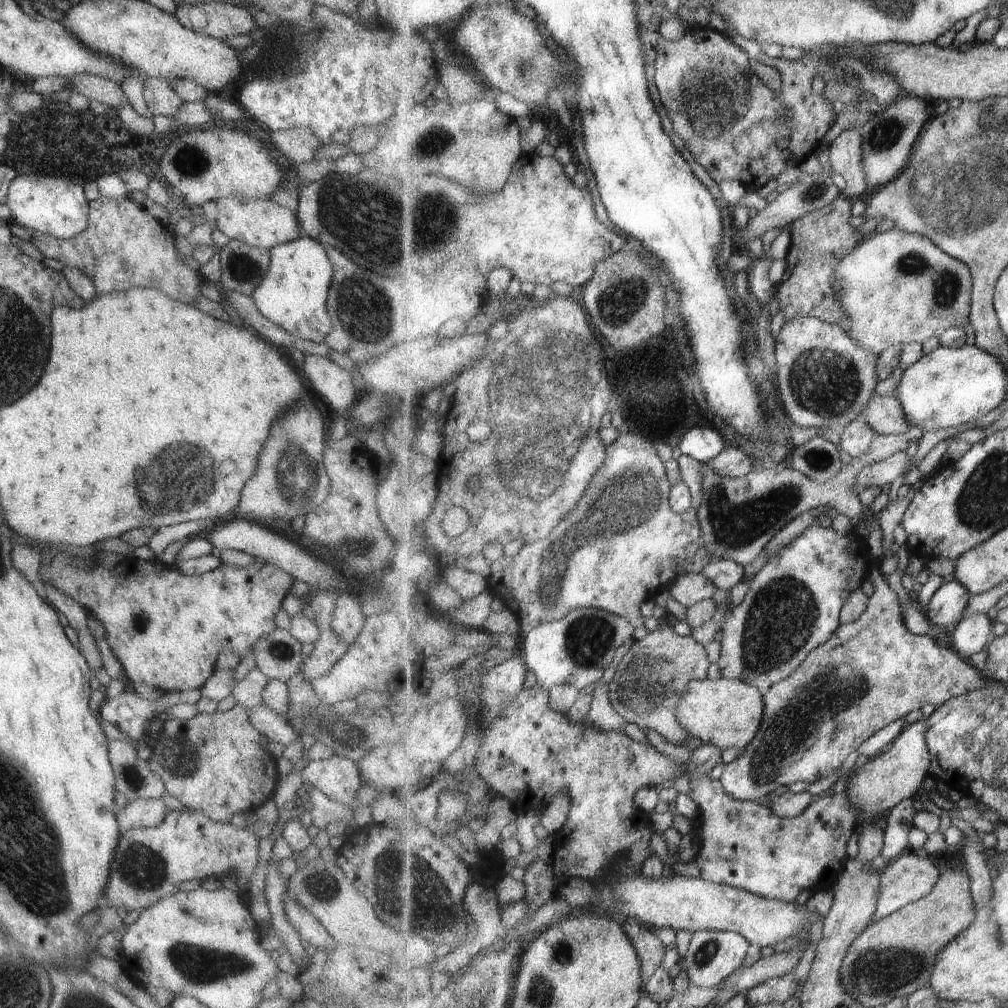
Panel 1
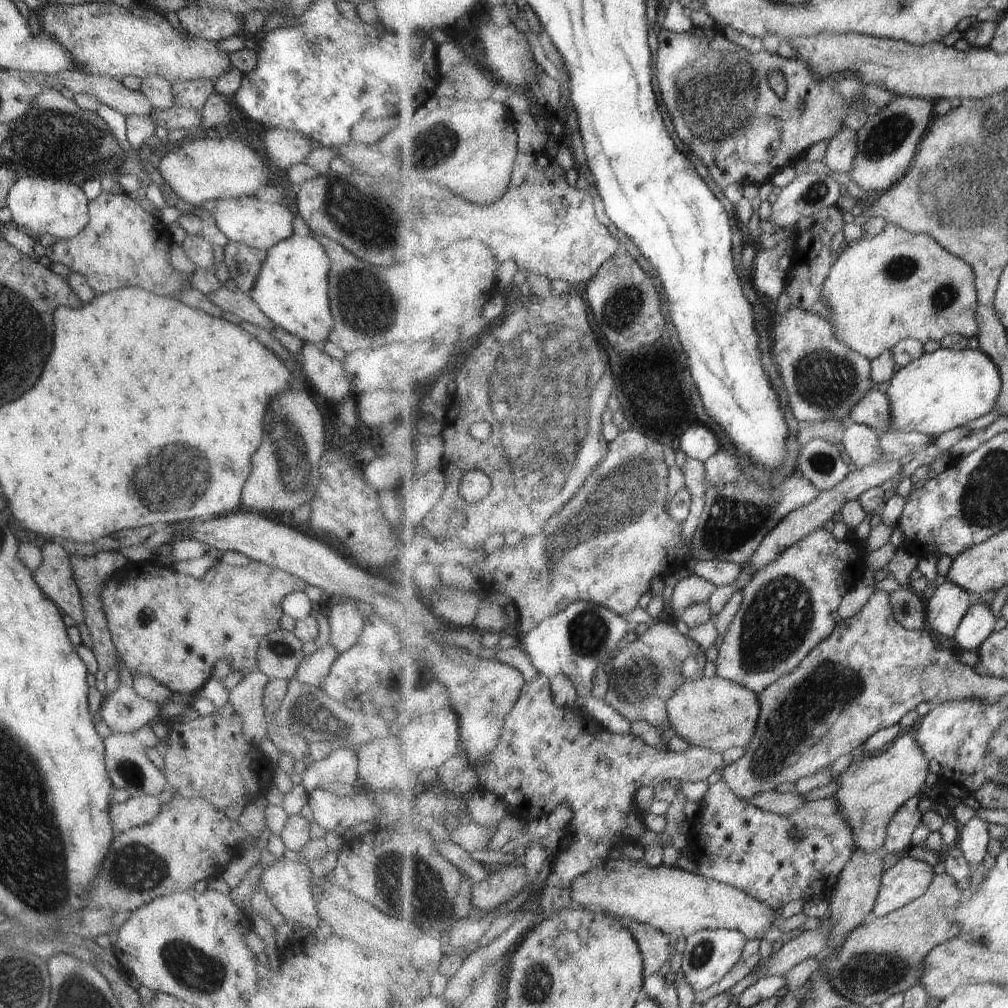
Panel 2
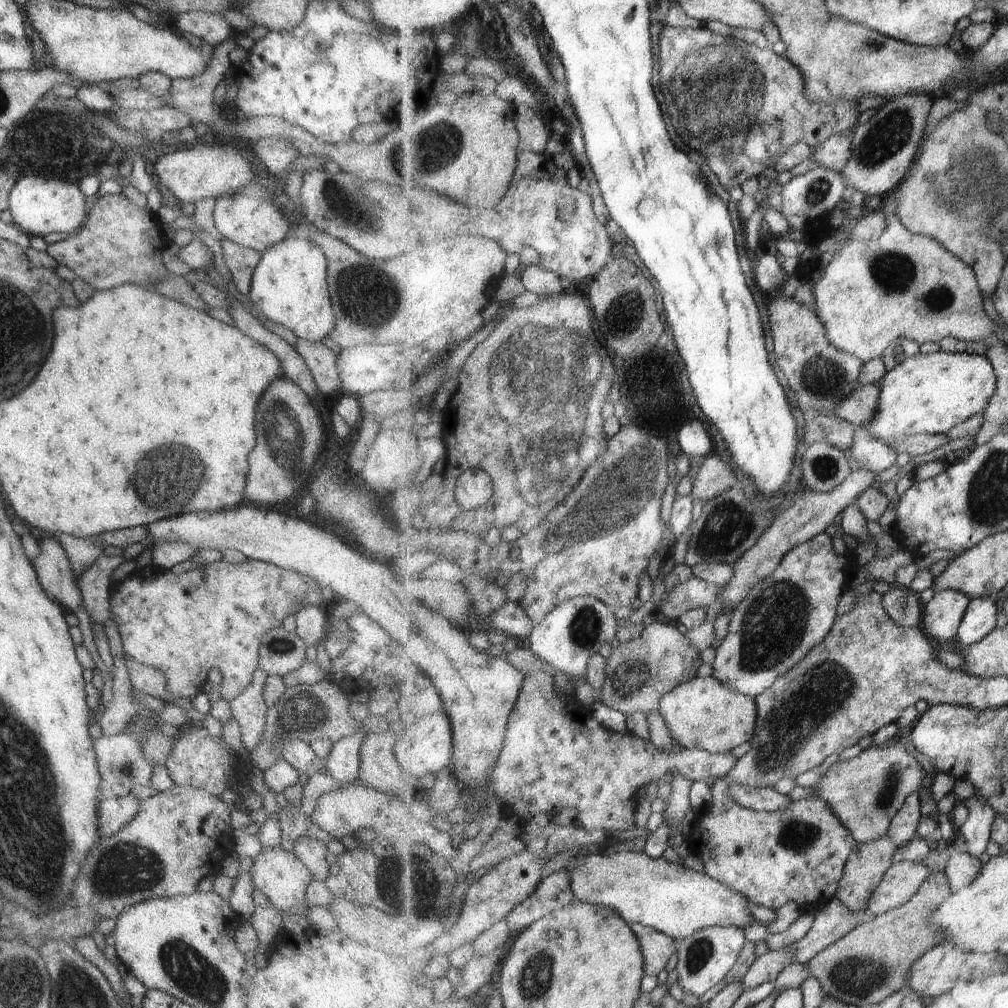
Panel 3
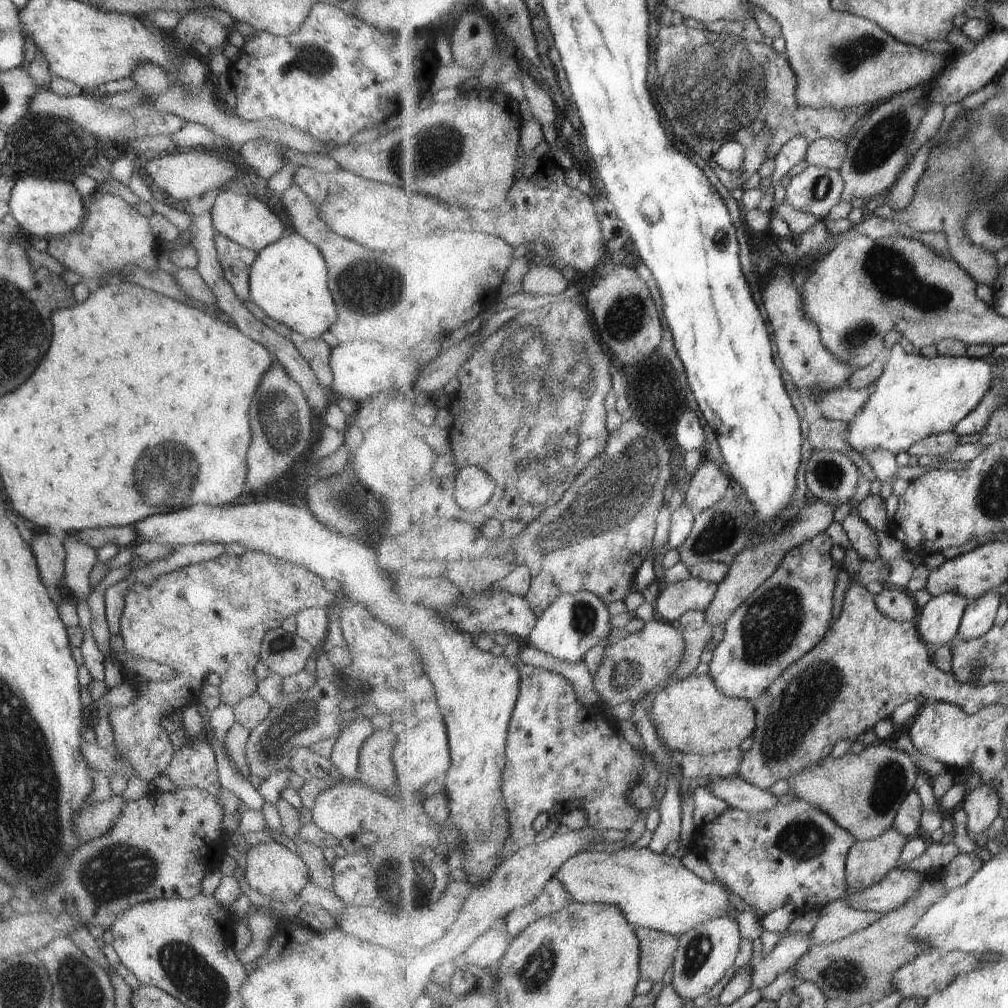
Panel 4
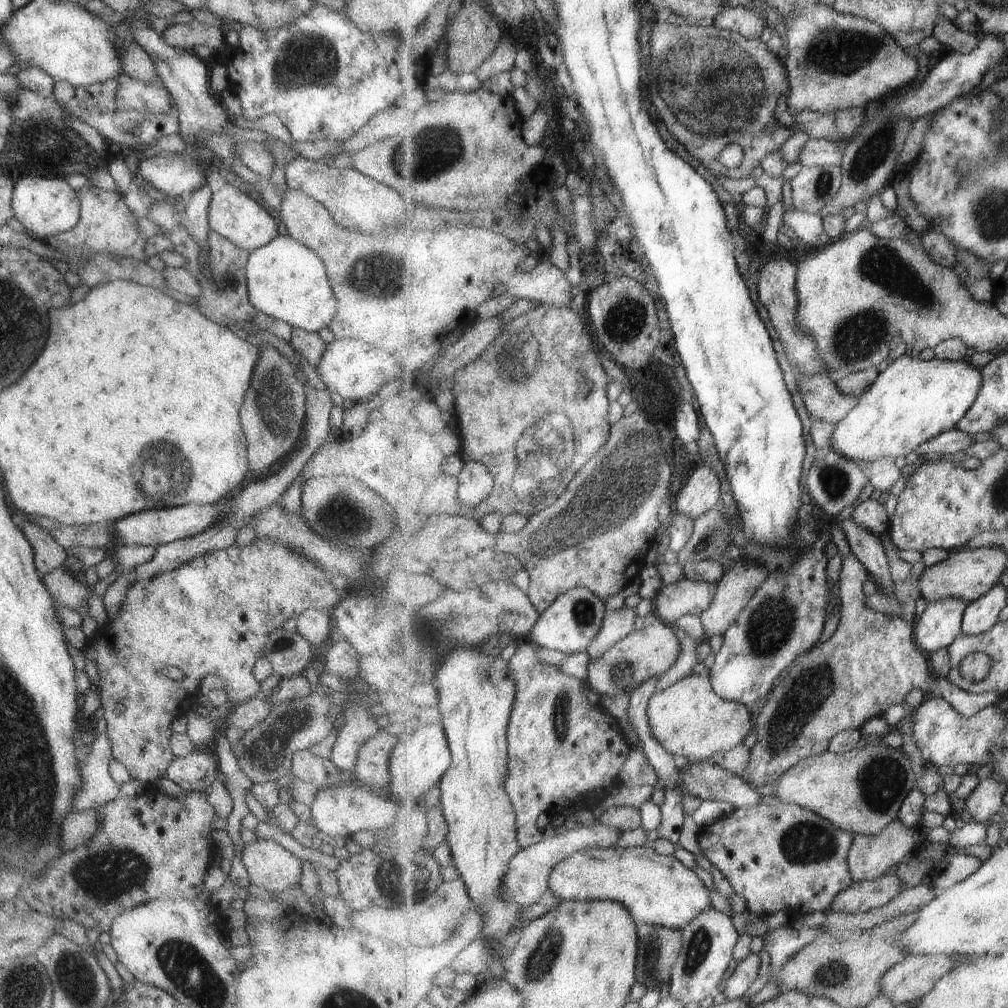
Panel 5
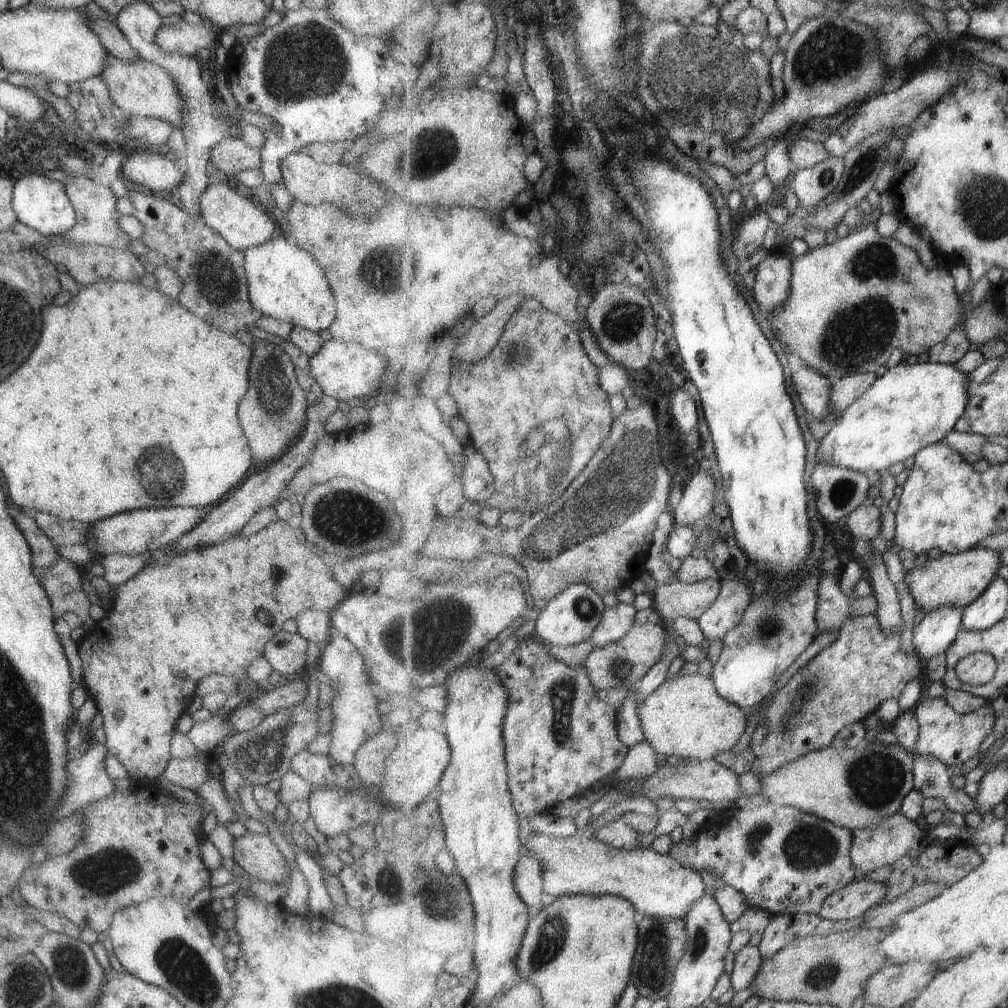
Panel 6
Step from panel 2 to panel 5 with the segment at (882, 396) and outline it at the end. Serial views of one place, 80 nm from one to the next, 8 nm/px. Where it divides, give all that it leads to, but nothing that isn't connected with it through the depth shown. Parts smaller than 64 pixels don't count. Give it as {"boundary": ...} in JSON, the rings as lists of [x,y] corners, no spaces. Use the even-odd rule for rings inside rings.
{"boundary":[[[791,364],[803,402],[812,420],[837,424],[858,403],[859,397],[850,397],[839,390],[833,376],[827,373],[806,375],[798,364]]]}

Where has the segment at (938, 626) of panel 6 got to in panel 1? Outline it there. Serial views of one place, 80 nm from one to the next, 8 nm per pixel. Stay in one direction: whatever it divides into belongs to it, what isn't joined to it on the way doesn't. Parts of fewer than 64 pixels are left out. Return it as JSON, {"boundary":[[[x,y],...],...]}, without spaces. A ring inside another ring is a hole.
{"boundary":[[[957,579],[943,583],[925,609],[925,616],[940,627],[955,630],[958,621],[966,614],[972,593]]]}

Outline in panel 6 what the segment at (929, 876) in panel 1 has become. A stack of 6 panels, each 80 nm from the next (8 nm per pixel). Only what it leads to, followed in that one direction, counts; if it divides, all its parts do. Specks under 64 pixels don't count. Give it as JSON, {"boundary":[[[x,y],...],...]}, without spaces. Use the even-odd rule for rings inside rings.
{"boundary":[[[859,878],[831,894],[821,907],[819,916],[830,921],[848,921],[863,917],[885,900],[887,891],[887,882],[875,883]]]}

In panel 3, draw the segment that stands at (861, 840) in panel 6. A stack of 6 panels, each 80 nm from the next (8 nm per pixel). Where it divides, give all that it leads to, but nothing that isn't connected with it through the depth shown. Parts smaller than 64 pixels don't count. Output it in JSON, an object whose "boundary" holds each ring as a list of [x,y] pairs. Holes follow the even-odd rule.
{"boundary":[[[887,836],[869,844],[857,843],[848,864],[845,867],[844,880],[840,882],[840,889],[836,894],[841,902],[844,902],[851,910],[865,912],[868,908],[868,900],[876,892],[881,882],[884,881],[888,870],[893,866],[894,854],[897,852],[898,844]]]}

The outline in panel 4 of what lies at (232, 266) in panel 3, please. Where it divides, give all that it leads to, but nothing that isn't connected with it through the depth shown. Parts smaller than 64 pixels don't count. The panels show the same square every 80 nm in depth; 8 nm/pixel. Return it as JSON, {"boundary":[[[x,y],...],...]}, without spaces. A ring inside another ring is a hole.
{"boundary":[[[215,233],[213,239],[223,278],[231,285],[235,296],[245,301],[248,298],[248,270],[256,253],[222,234]]]}

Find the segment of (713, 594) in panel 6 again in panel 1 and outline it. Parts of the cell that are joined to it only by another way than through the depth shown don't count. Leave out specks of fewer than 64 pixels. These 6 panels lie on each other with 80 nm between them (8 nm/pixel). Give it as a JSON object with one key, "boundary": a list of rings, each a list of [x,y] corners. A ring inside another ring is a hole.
{"boundary":[[[703,573],[681,575],[669,588],[670,596],[686,609],[705,599],[713,598],[715,592],[717,592],[716,583]]]}

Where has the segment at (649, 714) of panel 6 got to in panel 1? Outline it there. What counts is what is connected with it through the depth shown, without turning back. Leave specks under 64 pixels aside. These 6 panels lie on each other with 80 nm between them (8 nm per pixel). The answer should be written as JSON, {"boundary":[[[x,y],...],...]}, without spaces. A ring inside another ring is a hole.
{"boundary":[[[720,676],[717,679],[692,680],[680,697],[676,715],[680,725],[702,744],[727,748],[747,748],[759,732],[764,720],[765,703],[761,691],[739,679]]]}

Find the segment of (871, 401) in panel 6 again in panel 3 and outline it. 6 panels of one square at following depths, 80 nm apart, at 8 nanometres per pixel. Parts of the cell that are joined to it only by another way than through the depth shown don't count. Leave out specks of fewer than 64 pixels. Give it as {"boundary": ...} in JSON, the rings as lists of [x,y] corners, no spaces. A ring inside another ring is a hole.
{"boundary":[[[938,350],[930,355],[917,353],[896,365],[883,377],[879,383],[880,397],[875,416],[865,425],[873,438],[882,440],[886,445],[900,443],[918,434],[949,434],[957,425],[963,424],[971,417],[982,415],[988,408],[998,385],[996,370],[985,355],[972,353],[949,353]]]}

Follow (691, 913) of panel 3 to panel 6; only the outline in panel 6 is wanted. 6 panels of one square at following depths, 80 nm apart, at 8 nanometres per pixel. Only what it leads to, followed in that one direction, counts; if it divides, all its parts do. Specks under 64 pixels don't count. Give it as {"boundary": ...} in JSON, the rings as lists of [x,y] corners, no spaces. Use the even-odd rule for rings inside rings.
{"boundary":[[[591,828],[577,830],[573,836],[556,837],[543,833],[535,833],[525,845],[531,855],[537,857],[542,864],[542,879],[544,880],[545,895],[548,899],[563,895],[617,895],[633,903],[639,918],[653,917],[655,919],[683,919],[689,909],[705,896],[704,878],[701,873],[685,867],[677,862],[670,854],[659,854],[652,848],[628,851],[618,849],[612,844],[604,843],[597,835],[591,834]]]}

